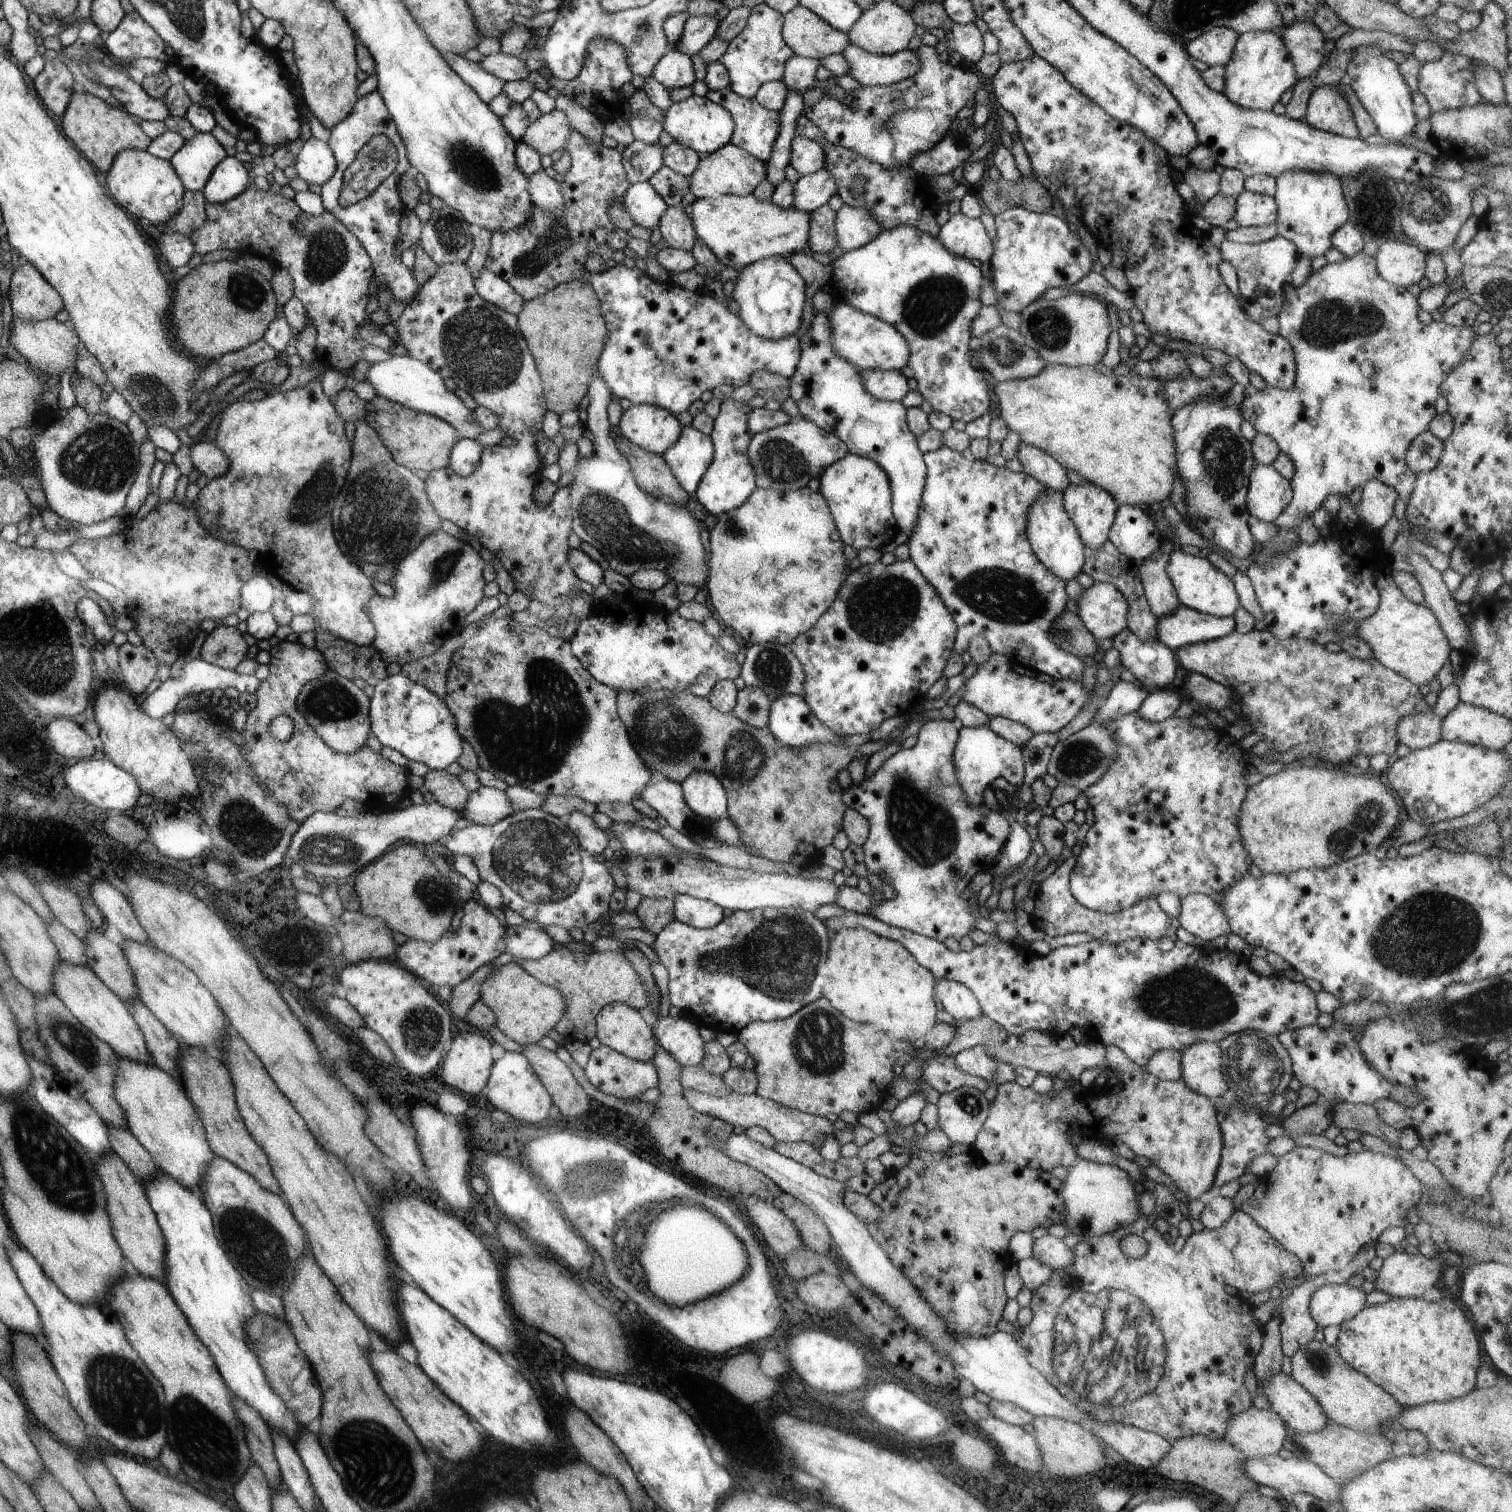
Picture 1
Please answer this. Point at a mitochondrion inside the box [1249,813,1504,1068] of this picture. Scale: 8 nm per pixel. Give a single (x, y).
(1430, 934)

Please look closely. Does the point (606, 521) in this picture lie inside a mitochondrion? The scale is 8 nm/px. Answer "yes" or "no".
yes

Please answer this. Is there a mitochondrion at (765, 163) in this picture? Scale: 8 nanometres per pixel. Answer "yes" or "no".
no

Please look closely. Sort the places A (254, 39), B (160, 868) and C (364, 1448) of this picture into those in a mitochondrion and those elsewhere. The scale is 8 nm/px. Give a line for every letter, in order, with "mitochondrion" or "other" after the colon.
A: other
B: other
C: mitochondrion

